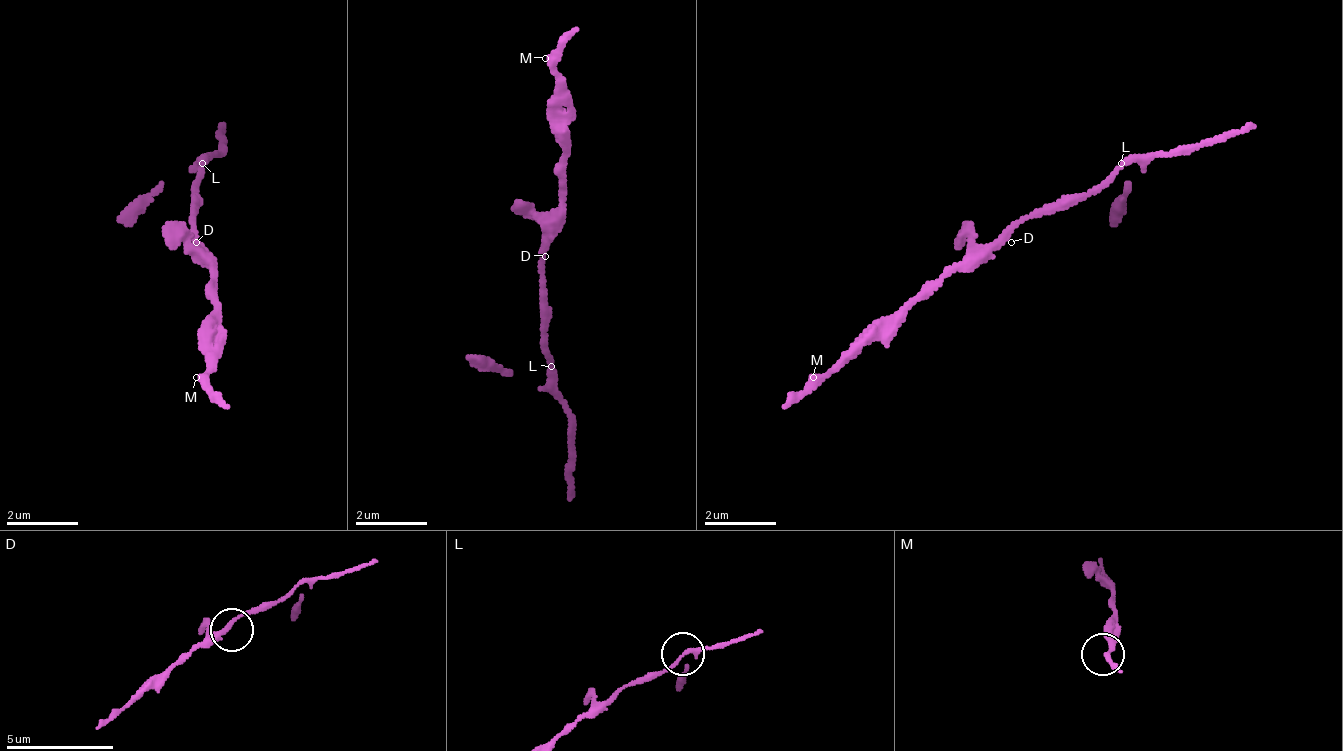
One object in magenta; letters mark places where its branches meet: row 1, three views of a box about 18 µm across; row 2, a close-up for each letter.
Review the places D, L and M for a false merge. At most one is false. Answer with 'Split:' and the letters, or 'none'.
Split: none

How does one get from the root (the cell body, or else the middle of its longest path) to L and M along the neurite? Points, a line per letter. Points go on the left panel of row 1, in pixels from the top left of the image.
L: (196, 233), (196, 170), (205, 161)
M: (196, 233), (196, 242), (214, 260), (214, 359), (196, 377)

